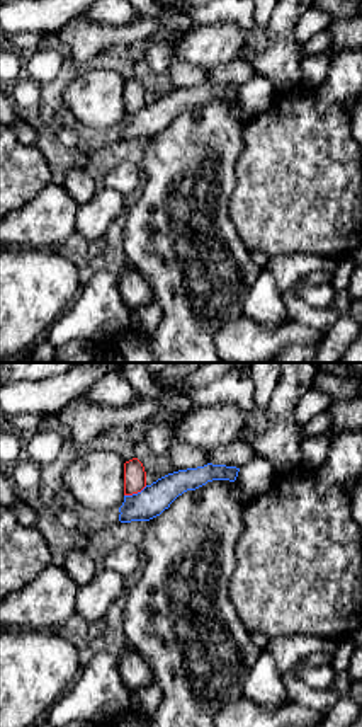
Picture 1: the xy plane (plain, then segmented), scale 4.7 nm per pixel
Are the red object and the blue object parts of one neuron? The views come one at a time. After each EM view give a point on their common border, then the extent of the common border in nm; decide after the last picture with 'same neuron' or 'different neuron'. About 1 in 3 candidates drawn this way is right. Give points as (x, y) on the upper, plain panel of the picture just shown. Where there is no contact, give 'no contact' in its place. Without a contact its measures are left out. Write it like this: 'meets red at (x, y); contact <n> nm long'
meets red at (135, 111); contact 120 nm long

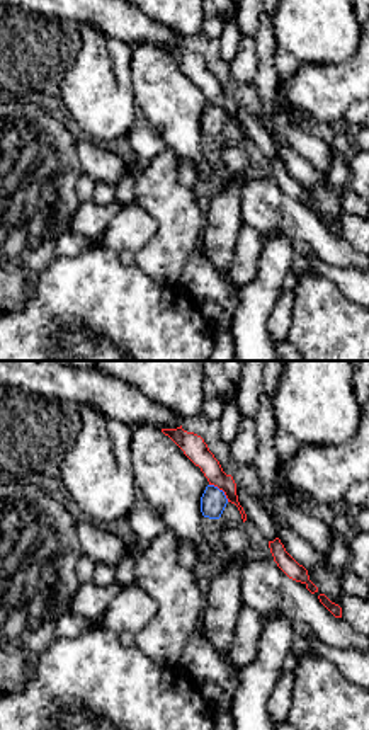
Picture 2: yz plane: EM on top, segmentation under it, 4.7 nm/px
meets red at (221, 108); contact 130 nm long

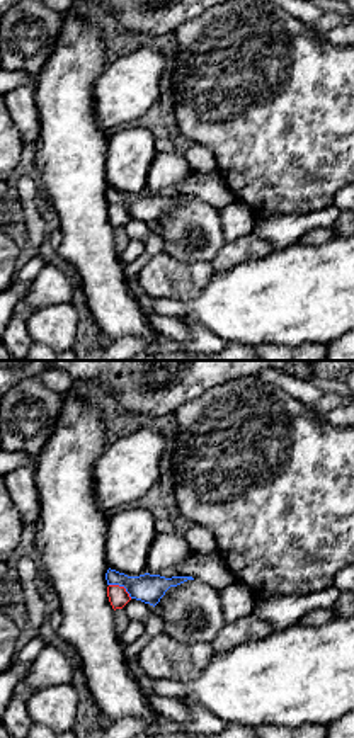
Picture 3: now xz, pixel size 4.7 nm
meets red at (121, 206); contact 130 nm long

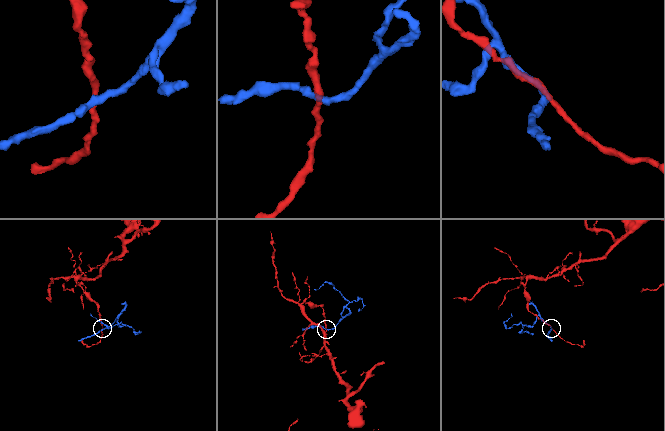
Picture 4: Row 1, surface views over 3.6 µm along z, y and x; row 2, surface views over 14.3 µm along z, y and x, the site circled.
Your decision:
different neuron

